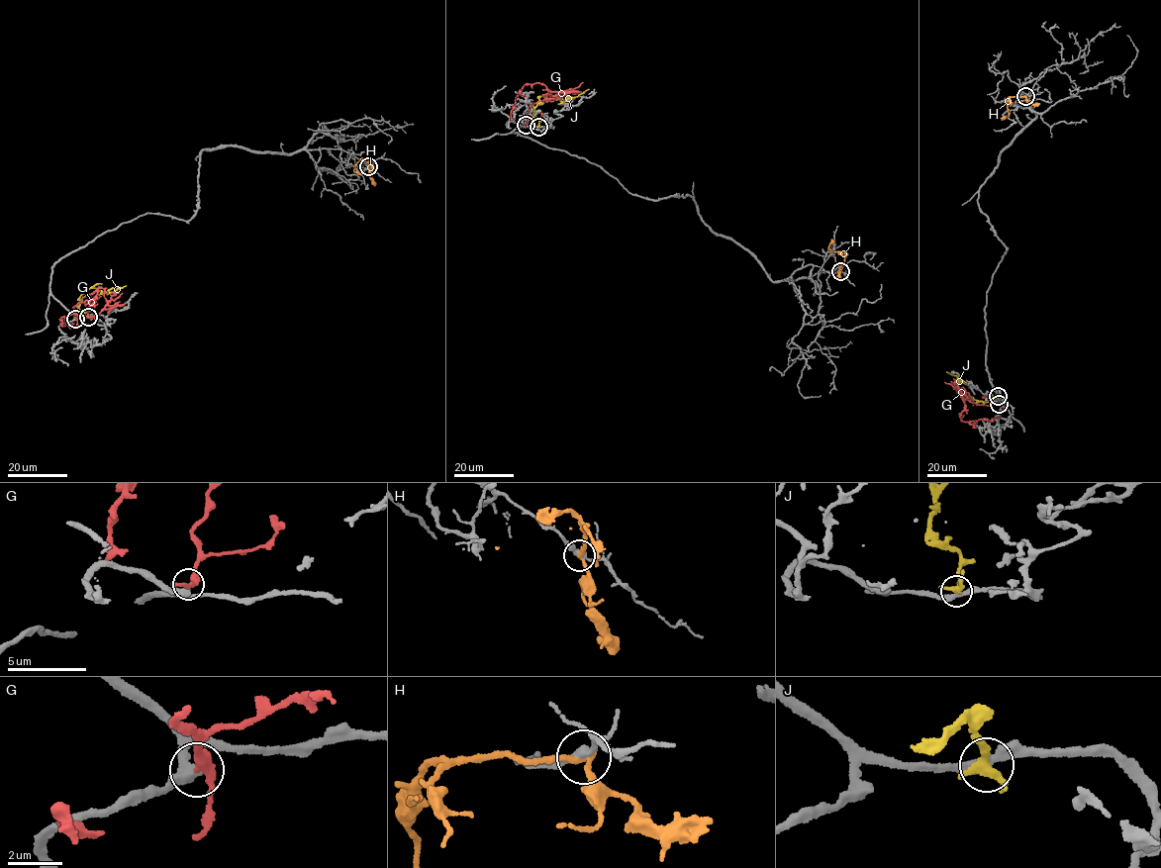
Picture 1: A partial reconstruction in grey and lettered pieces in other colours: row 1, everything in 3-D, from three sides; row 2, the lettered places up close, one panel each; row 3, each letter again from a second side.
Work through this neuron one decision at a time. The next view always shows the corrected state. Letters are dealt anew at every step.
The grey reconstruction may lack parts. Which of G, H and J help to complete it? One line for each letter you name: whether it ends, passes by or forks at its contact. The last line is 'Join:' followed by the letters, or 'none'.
G: it passes by
Join: G

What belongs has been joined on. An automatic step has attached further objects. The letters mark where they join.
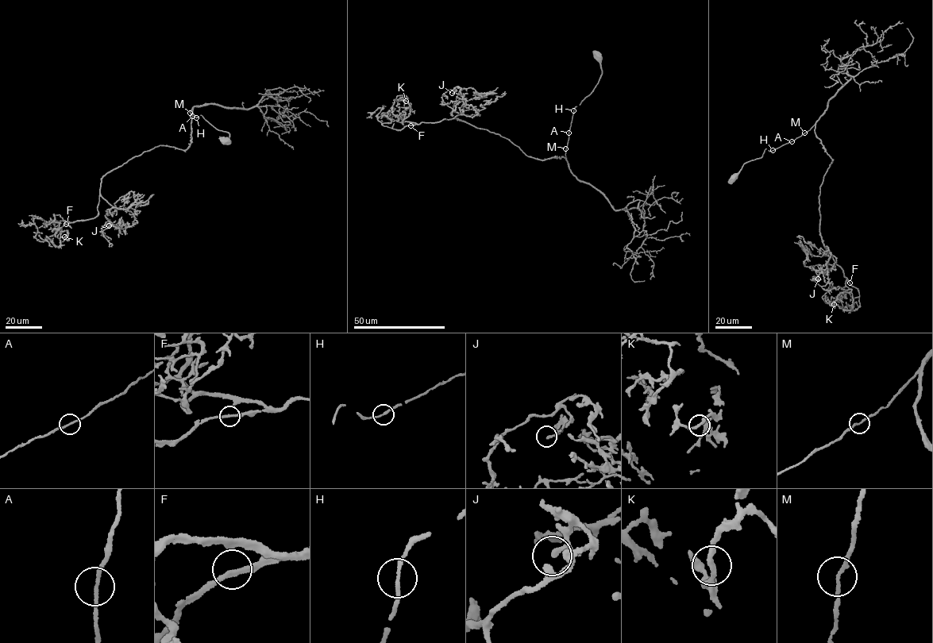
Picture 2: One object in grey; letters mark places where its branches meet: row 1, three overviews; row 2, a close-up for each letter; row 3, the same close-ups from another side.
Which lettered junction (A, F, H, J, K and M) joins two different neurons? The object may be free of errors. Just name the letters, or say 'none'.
none

